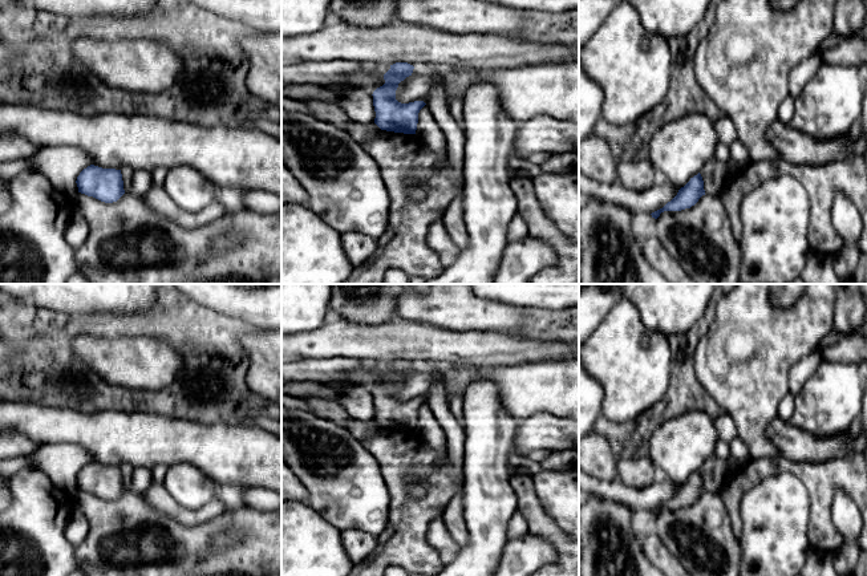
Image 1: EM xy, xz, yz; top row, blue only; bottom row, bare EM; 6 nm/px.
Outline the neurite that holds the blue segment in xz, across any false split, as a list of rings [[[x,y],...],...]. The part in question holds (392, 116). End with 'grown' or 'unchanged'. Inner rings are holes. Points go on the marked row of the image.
[[[396,62],[384,74],[385,84],[373,92],[376,111],[374,123],[386,131],[416,134],[418,113],[426,105],[424,101],[401,104],[396,100],[398,84],[412,76],[414,66]]] | unchanged

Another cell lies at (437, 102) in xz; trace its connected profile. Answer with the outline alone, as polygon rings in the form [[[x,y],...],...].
[[[441,86],[430,90],[426,108],[430,110],[434,121],[442,130],[447,142],[447,155],[455,171],[463,171],[466,138],[463,127],[451,117],[449,101]]]

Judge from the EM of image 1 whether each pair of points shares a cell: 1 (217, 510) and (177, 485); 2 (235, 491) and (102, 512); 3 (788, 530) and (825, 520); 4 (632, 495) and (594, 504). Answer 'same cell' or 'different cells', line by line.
1: different cells
2: different cells
3: different cells
4: different cells

